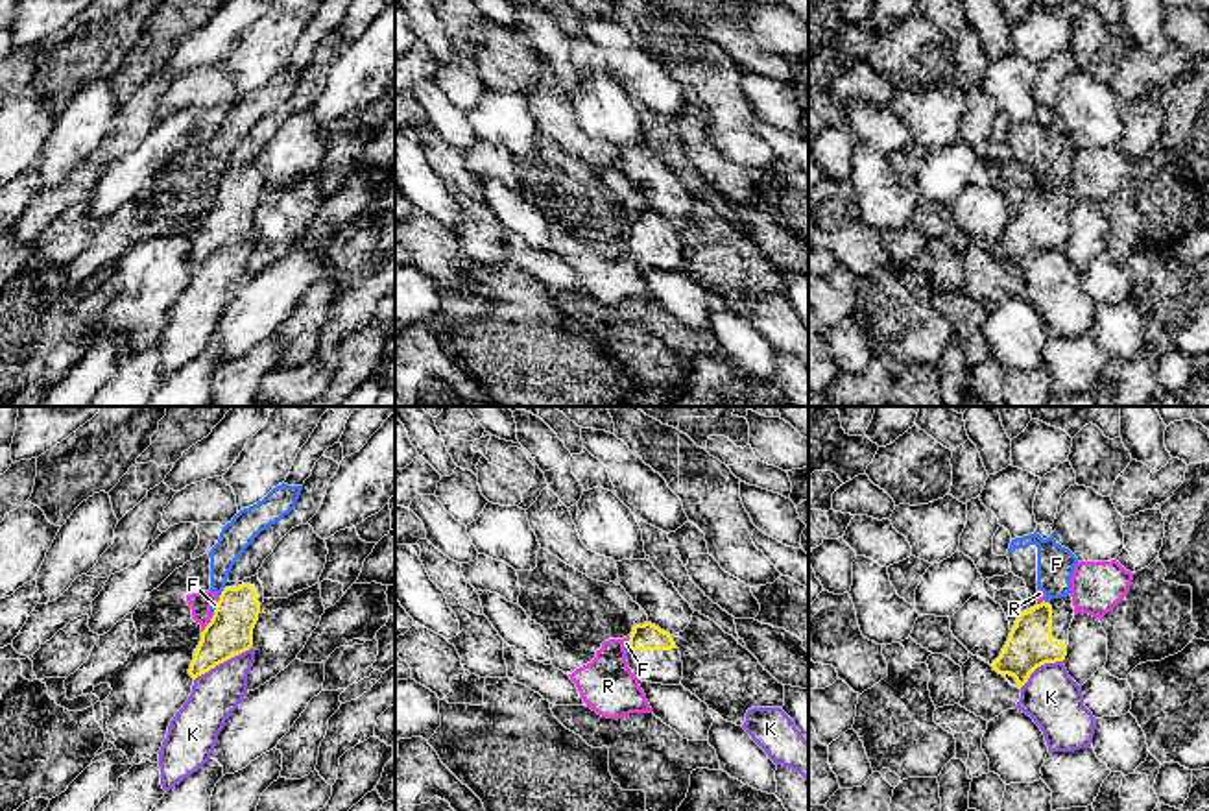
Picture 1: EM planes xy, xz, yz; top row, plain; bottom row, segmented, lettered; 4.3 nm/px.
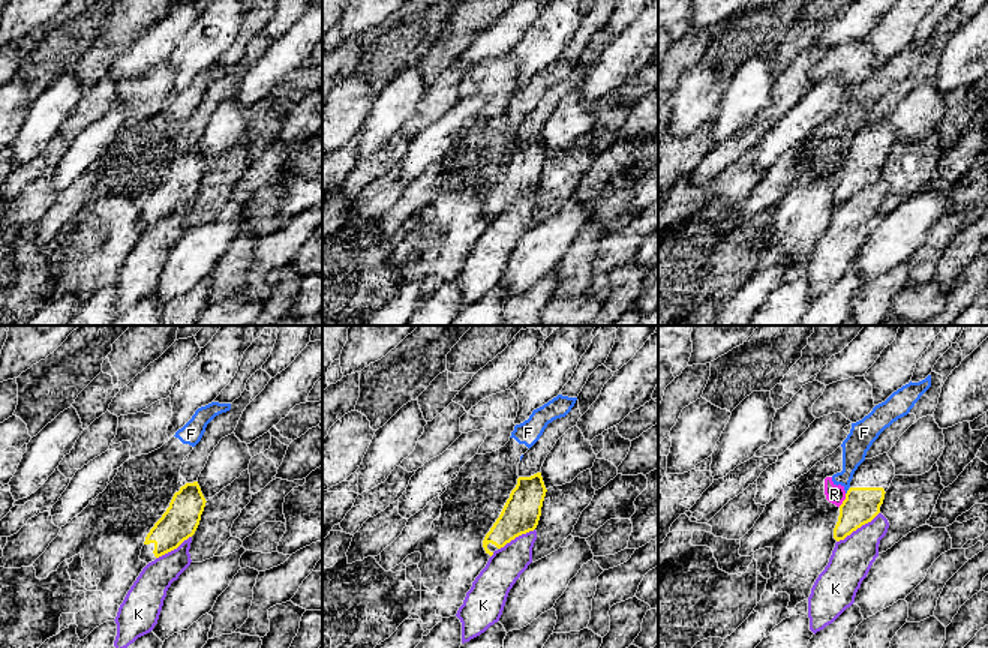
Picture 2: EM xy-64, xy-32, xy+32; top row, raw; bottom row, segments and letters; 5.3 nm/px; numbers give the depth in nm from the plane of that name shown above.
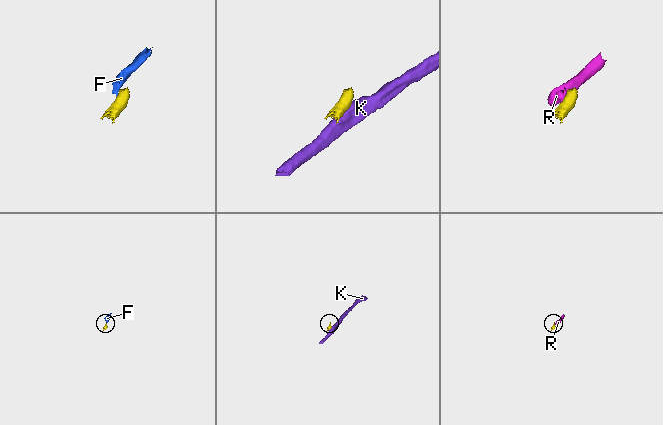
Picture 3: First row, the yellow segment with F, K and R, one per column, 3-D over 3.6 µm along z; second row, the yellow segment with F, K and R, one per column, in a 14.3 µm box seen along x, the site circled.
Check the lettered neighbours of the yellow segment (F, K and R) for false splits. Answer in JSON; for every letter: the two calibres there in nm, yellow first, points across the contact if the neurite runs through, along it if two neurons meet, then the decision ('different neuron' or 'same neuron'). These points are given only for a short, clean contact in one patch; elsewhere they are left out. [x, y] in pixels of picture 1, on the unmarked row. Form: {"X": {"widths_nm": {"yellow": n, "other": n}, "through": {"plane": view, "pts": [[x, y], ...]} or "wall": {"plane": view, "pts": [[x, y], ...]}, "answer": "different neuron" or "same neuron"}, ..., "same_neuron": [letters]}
{"F": {"widths_nm": {"yellow": 200, "other": 140}, "wall": {"plane": "xy", "pts": [[224, 176], [220, 181]]}, "answer": "different neuron"}, "K": {"widths_nm": {"yellow": 200, "other": 220}, "wall": {"plane": "xy", "pts": [[251, 231], [194, 266]]}, "answer": "different neuron"}, "R": {"widths_nm": {"yellow": 200, "other": 90}, "wall": {"plane": "xy", "pts": [[213, 202], [202, 218]]}, "answer": "different neuron"}, "same_neuron": []}

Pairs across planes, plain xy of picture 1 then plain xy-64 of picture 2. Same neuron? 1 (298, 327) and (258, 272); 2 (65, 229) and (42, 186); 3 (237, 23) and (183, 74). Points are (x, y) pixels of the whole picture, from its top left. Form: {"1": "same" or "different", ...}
{"1": "different", "2": "same", "3": "different"}

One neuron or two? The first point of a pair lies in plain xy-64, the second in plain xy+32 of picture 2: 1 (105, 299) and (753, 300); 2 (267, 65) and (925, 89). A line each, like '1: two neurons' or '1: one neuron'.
1: two neurons
2: two neurons

